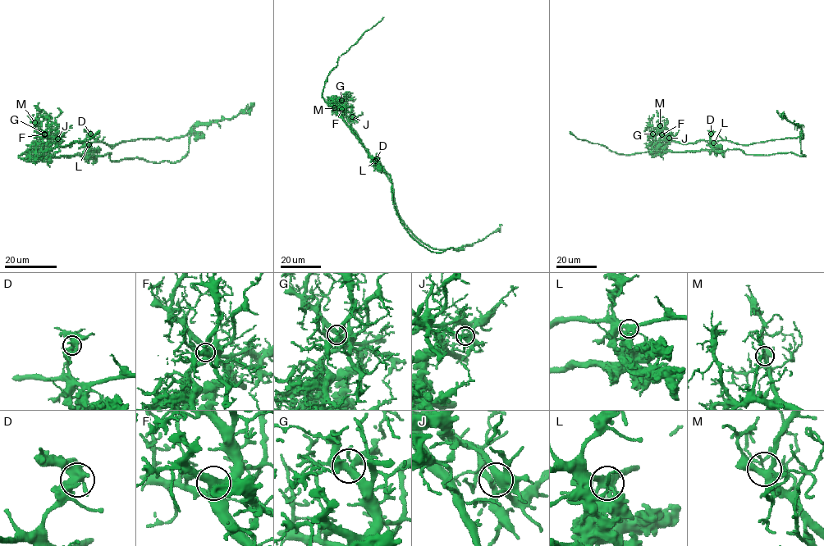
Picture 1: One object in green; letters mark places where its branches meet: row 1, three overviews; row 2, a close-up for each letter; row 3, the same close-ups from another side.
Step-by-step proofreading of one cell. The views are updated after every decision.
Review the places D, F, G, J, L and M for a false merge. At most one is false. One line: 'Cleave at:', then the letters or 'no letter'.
Cleave at: L

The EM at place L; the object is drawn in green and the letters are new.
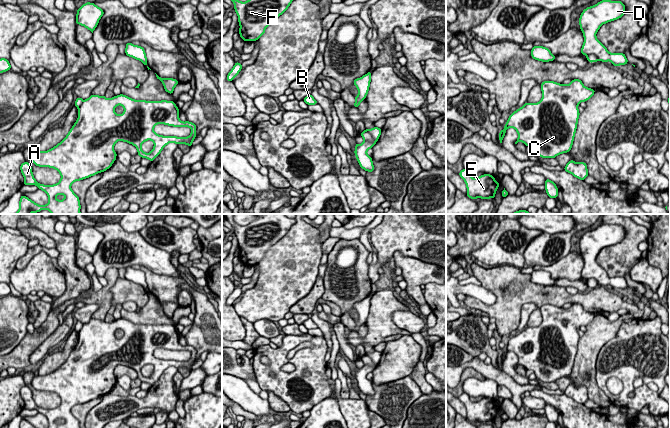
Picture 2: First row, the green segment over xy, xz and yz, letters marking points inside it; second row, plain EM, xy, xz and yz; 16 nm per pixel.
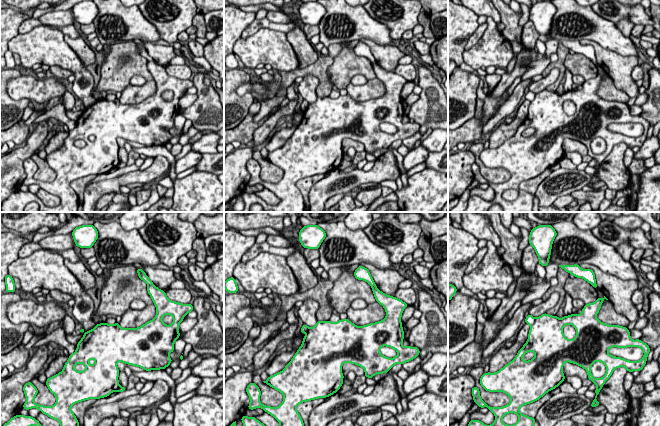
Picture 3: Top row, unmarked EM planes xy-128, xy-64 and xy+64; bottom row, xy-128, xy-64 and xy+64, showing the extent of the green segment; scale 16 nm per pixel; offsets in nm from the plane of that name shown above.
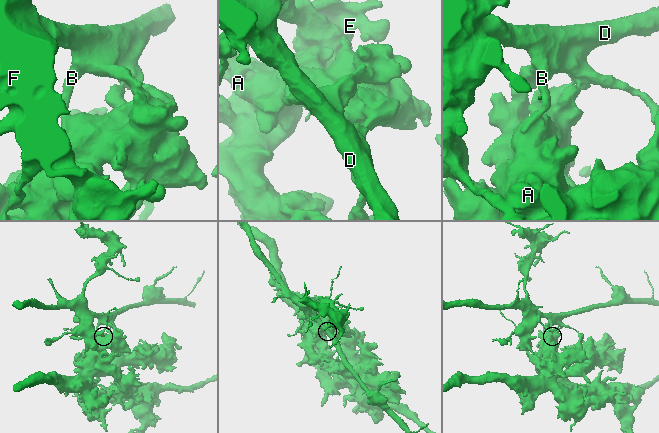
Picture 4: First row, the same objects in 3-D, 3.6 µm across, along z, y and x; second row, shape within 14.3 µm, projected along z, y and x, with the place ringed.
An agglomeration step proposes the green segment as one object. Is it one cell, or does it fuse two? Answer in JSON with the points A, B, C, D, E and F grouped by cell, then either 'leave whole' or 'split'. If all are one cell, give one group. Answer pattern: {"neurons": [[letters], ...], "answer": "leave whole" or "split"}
{"neurons": [["A", "C"], ["B", "D", "E", "F"]], "answer": "split"}

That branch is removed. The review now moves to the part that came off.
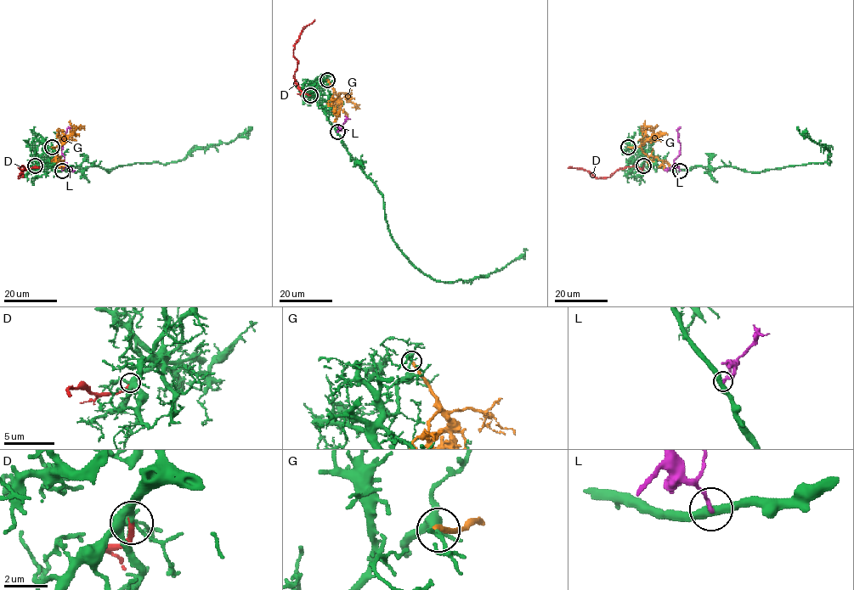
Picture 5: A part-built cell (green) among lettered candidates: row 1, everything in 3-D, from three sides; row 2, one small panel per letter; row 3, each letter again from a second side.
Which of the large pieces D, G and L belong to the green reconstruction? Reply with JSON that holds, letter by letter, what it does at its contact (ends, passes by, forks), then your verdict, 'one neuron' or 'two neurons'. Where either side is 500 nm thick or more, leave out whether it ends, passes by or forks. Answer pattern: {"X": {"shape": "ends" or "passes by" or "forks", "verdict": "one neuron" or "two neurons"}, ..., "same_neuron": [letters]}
{"D": {"shape": "ends", "verdict": "one neuron"}, "G": {"shape": "ends", "verdict": "two neurons"}, "L": {"shape": "ends", "verdict": "two neurons"}, "same_neuron": ["D"]}

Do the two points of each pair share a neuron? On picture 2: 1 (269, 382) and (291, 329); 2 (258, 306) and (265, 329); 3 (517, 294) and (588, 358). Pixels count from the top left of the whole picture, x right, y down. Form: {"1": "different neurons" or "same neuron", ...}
{"1": "different neurons", "2": "different neurons", "3": "different neurons"}

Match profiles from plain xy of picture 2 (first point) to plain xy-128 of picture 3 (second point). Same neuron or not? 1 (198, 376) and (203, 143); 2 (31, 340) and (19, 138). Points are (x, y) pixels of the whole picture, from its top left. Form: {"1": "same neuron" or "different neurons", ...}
{"1": "different neurons", "2": "same neuron"}

